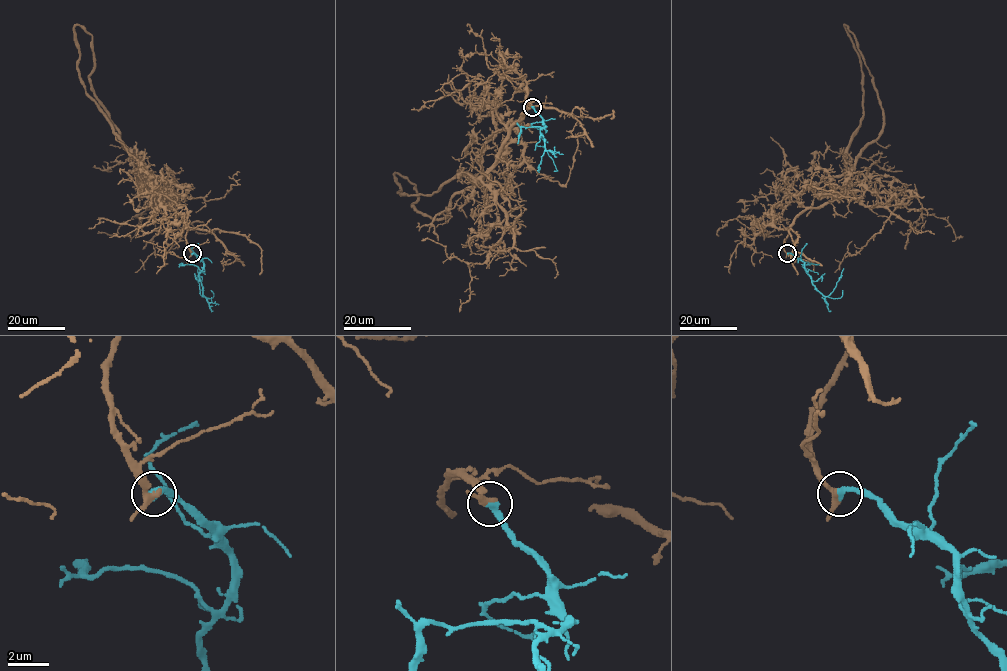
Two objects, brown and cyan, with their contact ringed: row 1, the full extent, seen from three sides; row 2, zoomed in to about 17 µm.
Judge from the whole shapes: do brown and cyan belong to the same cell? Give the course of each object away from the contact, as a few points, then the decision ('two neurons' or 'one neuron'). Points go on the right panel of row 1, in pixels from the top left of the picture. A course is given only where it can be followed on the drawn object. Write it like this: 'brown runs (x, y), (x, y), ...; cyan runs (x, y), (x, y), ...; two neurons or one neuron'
brown runs (787, 253), (784, 241), (794, 219), (848, 188), (846, 147), (863, 116), (861, 60), (844, 26), (852, 33); cyan runs (787, 253), (804, 263), (812, 284), (825, 297), (833, 290), (843, 268); one neuron

